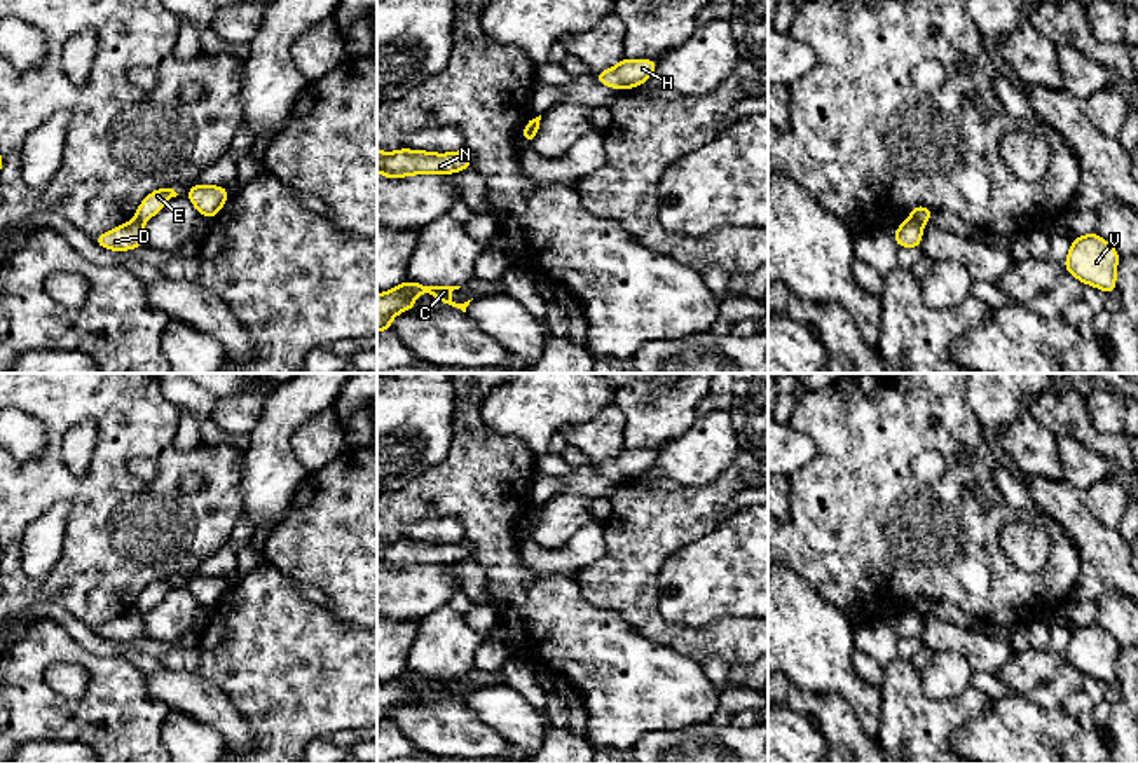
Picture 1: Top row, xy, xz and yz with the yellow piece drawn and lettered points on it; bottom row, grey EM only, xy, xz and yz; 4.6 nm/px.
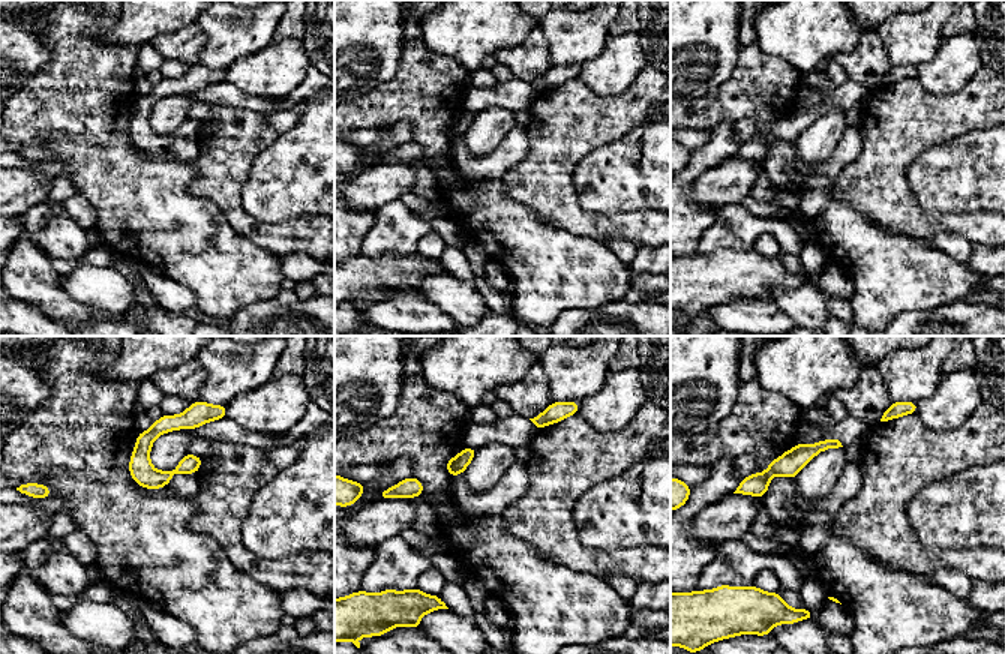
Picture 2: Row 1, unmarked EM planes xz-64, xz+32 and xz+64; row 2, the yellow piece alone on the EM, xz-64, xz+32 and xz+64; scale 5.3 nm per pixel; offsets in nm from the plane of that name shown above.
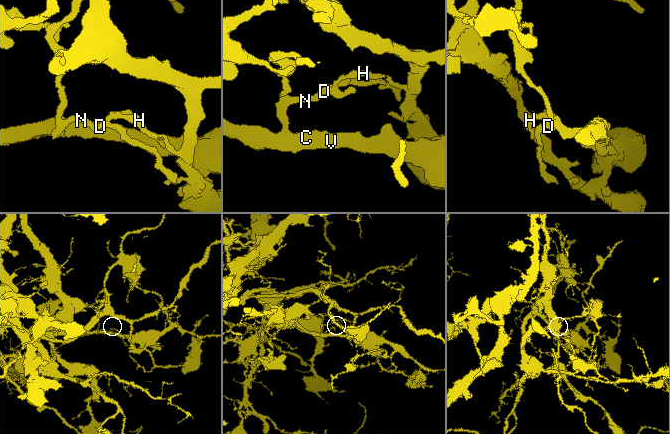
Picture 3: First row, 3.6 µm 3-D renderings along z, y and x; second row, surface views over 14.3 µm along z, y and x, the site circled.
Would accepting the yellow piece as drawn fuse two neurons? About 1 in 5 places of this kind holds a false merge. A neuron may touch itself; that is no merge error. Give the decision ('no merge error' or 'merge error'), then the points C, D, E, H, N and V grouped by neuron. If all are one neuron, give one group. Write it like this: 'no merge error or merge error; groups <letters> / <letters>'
merge error; groups C D N V / E H

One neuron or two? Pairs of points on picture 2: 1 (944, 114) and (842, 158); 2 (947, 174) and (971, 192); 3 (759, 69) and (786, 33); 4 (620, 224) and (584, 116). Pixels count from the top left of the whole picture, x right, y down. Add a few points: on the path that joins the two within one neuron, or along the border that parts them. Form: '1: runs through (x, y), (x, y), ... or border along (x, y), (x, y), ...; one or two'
1: border along (858, 128), (861, 150), (837, 174); two
2: runs through (953, 177), (965, 186); one
3: border along (761, 50), (786, 59), (800, 72); two
4: runs through (585, 222), (561, 198), (561, 150); one

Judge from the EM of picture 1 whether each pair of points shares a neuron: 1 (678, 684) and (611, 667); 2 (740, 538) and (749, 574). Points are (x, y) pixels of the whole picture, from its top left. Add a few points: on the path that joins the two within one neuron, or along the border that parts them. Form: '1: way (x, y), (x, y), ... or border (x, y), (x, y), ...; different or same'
1: way (662, 684), (627, 682); same
2: way (749, 546), (749, 566); same

